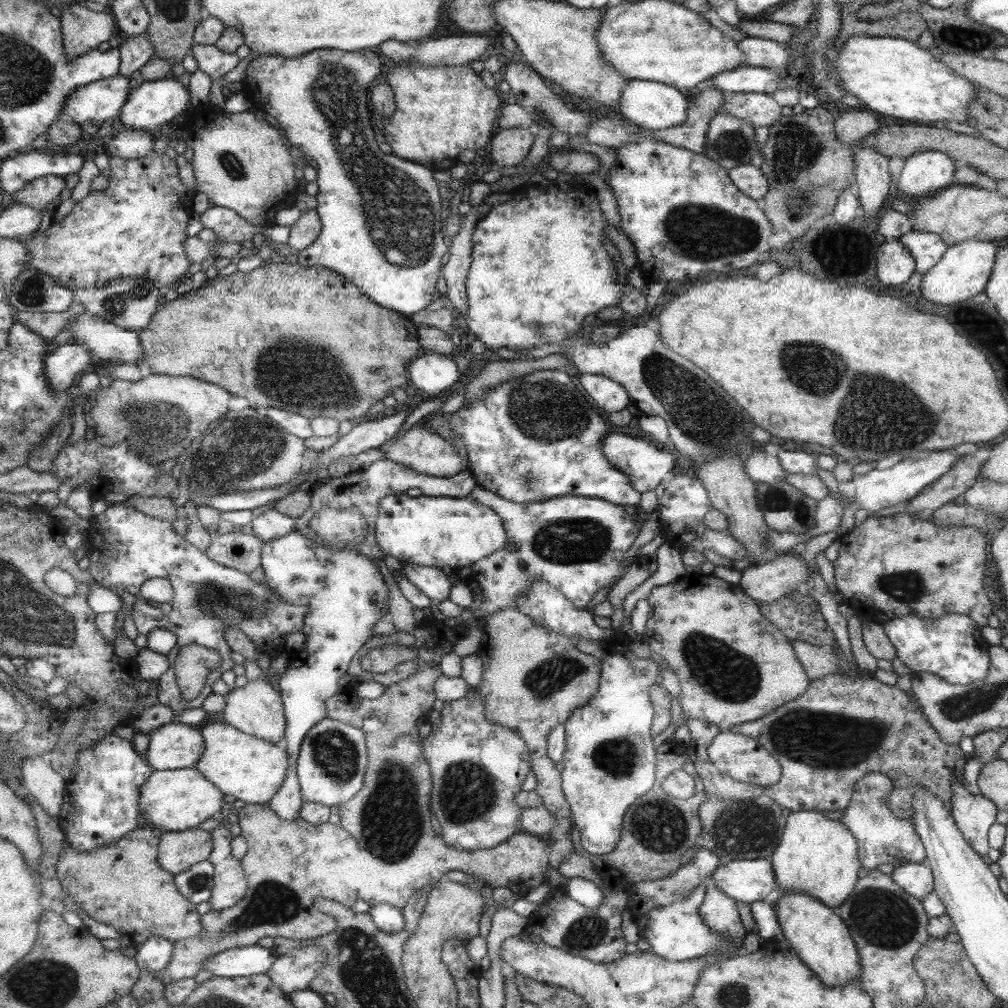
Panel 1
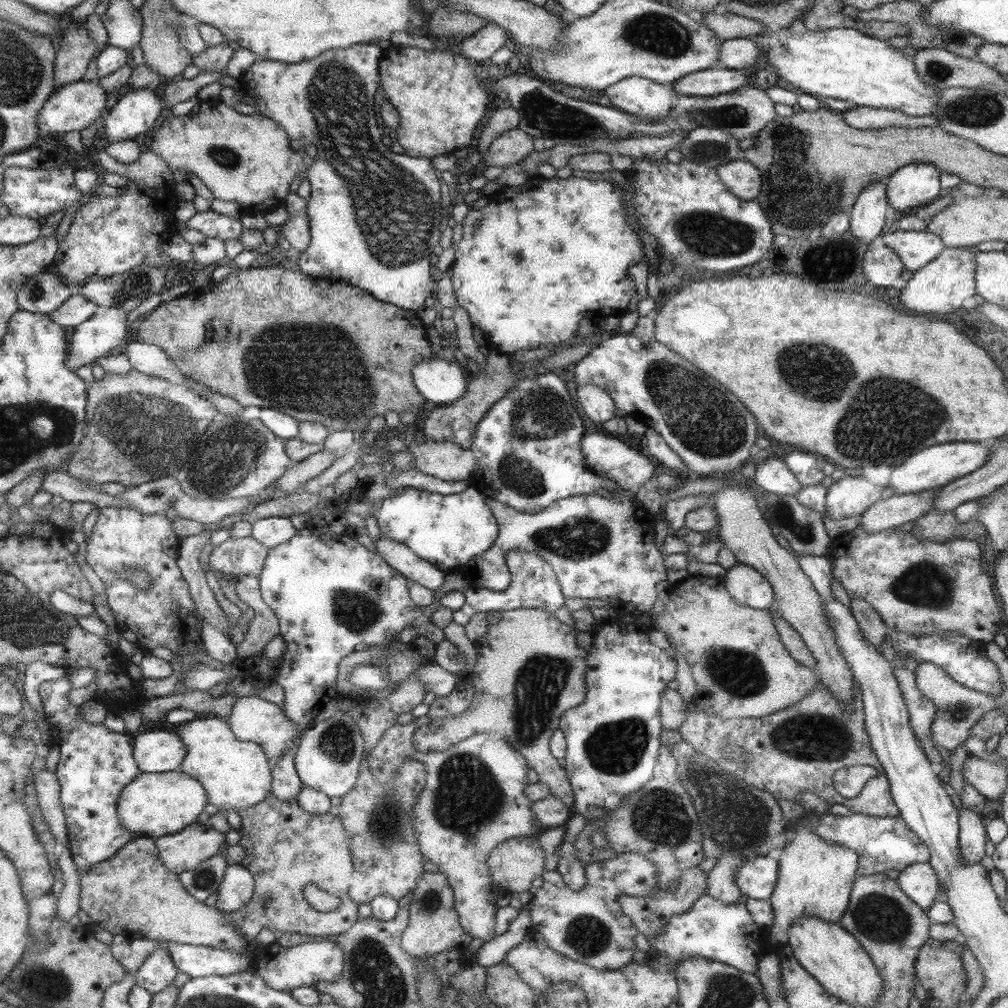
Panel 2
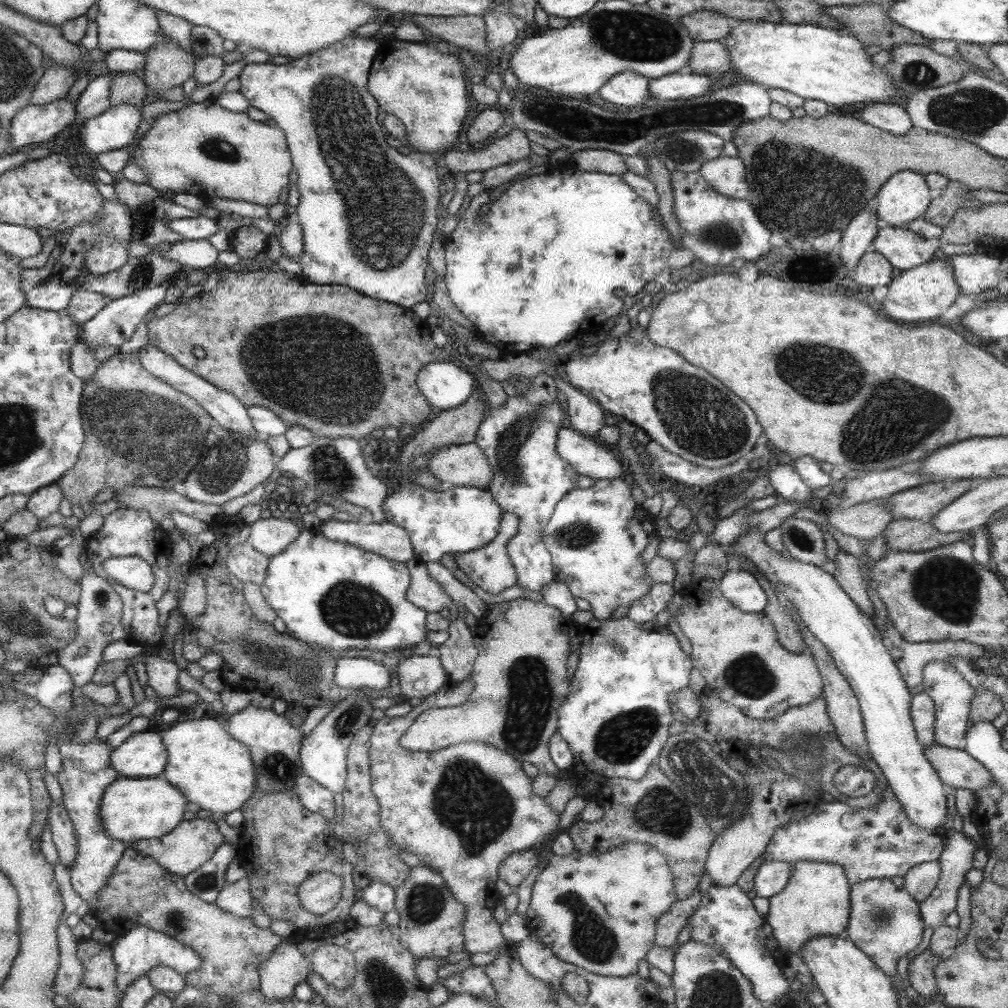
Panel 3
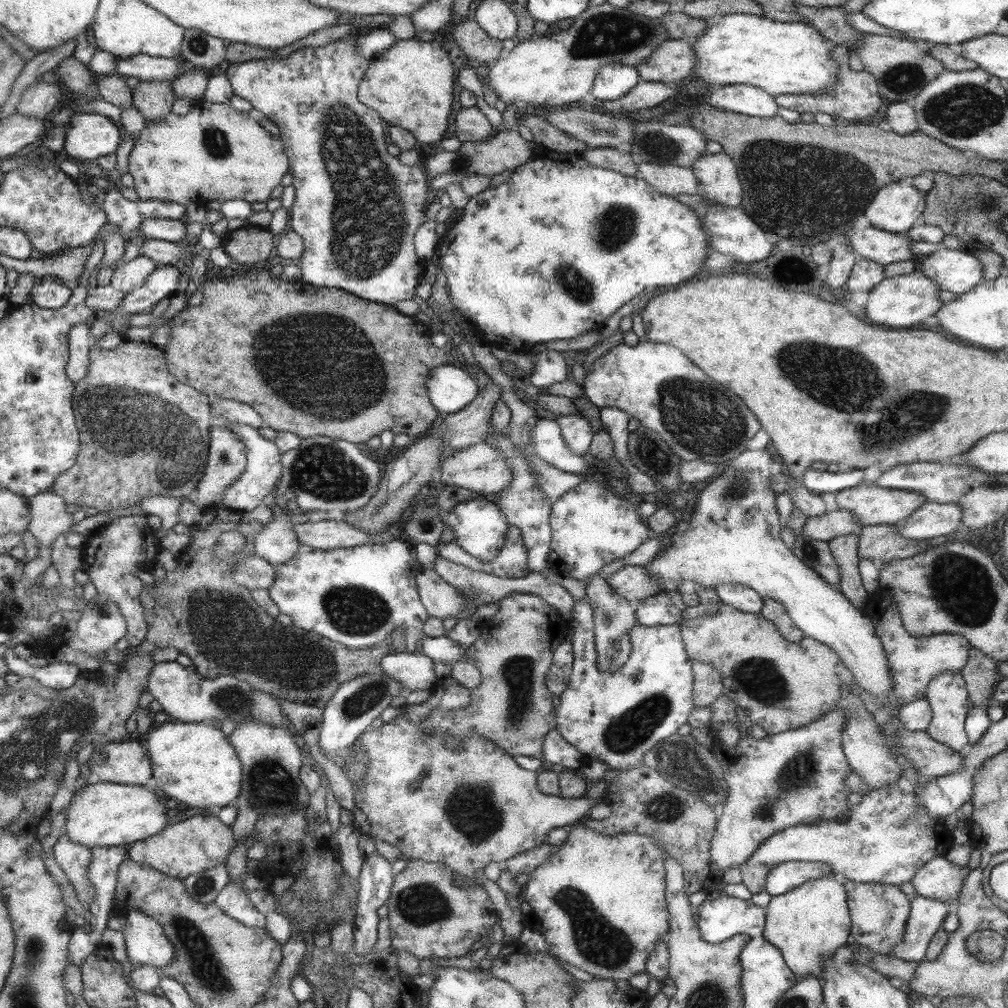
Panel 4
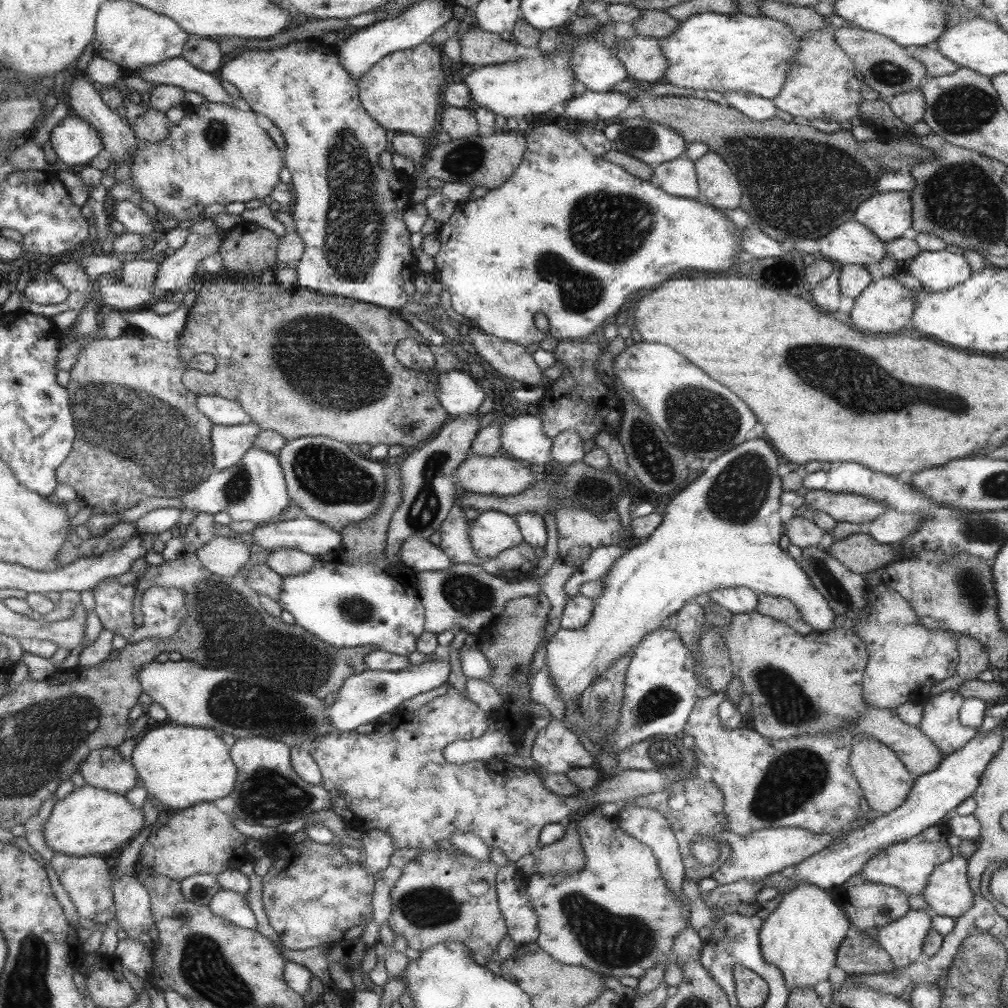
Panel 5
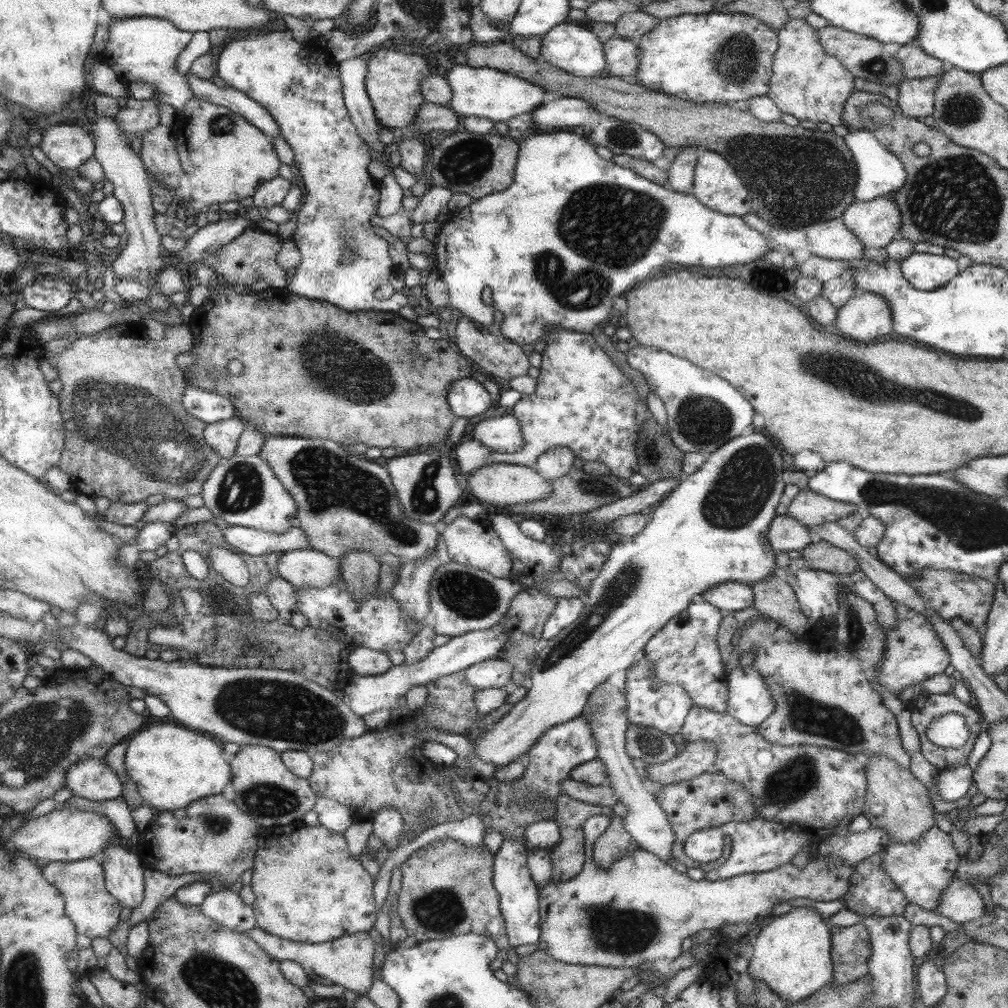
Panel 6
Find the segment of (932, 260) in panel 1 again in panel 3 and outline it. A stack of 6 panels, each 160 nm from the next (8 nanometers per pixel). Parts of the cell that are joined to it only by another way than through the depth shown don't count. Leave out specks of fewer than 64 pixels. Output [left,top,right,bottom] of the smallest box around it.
[869,225,939,271]

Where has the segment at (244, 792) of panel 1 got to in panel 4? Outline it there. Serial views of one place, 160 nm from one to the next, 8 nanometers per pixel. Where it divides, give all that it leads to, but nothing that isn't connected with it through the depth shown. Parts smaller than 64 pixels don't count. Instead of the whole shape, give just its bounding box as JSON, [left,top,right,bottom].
[144,722,242,810]

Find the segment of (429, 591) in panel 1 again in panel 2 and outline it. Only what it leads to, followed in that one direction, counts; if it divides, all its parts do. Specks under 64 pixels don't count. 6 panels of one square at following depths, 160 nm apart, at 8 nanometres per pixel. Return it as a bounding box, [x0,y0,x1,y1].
[373,536,444,590]

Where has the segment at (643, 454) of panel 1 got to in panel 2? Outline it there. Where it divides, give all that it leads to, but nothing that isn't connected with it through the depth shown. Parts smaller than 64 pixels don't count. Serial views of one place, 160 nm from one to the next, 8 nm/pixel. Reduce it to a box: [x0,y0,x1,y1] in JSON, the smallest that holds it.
[580,432,653,490]

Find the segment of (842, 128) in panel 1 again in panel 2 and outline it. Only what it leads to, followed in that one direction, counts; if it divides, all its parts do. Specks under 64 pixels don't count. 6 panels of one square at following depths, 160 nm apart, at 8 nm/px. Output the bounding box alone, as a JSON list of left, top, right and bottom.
[839,106,939,130]

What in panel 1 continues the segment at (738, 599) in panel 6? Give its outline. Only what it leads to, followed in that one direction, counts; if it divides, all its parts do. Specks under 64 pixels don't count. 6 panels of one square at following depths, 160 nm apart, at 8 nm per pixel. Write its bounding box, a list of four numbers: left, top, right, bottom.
[737,553,809,605]

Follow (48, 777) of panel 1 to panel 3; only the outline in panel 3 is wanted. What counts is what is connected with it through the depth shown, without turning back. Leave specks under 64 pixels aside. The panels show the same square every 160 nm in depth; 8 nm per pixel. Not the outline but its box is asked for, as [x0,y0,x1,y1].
[49,803,80,868]

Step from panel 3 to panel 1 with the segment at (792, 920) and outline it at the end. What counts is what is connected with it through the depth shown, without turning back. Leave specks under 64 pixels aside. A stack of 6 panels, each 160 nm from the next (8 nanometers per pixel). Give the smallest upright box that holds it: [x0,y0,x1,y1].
[770,811,859,908]

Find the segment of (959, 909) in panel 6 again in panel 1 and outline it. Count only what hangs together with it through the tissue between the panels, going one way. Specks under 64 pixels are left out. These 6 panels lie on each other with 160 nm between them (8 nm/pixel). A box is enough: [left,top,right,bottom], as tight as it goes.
[890,863,934,901]

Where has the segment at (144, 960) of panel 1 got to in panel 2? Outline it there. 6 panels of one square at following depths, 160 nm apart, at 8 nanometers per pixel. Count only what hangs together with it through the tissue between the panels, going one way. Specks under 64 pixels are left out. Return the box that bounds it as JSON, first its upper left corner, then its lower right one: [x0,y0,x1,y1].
[137,949,179,995]

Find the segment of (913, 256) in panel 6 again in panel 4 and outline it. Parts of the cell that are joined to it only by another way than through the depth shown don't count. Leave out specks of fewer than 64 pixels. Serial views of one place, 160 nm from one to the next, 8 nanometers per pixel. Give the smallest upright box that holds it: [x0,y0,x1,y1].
[916,248,981,295]

